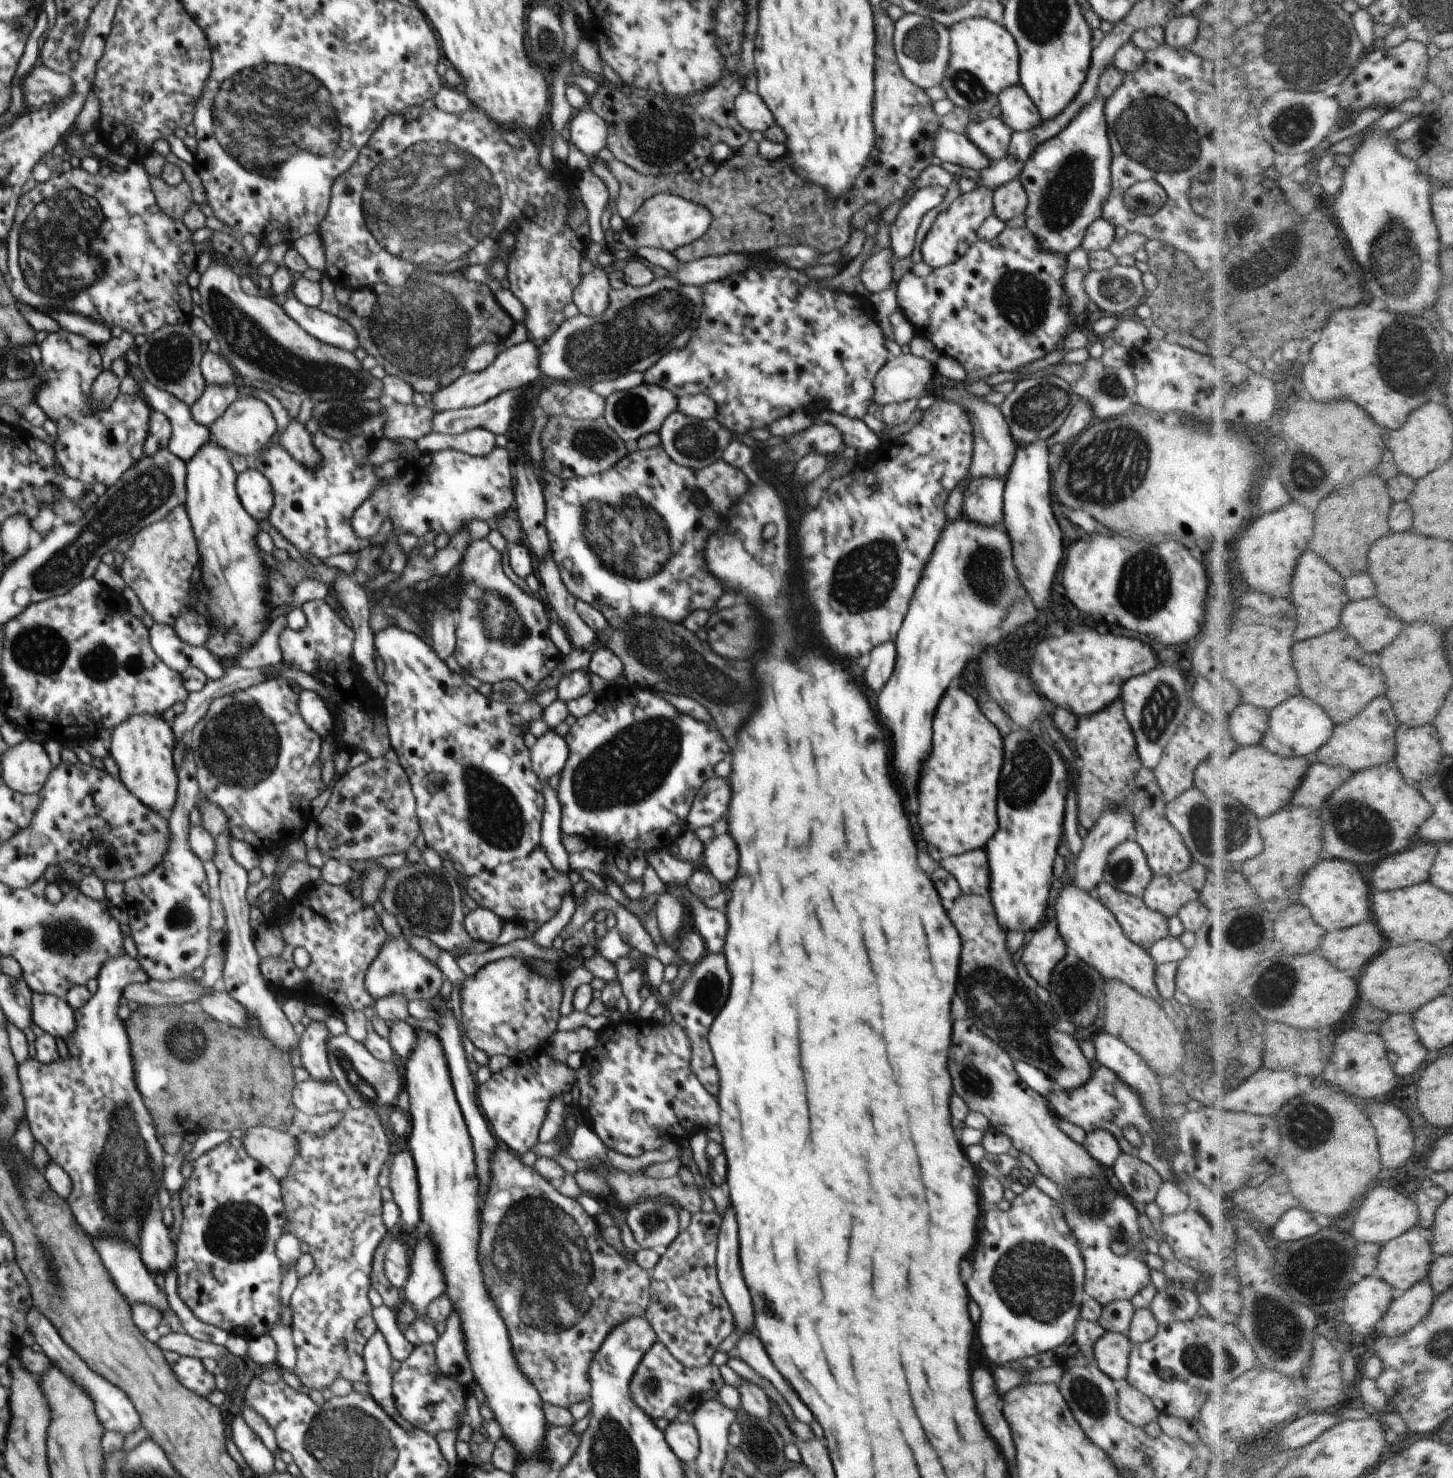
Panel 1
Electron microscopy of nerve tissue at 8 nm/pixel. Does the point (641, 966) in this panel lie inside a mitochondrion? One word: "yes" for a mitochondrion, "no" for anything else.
no

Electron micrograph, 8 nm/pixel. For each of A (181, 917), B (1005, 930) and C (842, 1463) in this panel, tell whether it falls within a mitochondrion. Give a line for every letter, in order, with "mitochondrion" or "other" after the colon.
A: mitochondrion
B: other
C: other

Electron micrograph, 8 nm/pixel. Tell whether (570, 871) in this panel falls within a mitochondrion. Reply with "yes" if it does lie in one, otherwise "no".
no

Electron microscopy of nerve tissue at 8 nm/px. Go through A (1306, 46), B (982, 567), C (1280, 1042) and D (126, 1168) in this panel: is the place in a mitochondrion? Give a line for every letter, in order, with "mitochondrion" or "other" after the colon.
A: mitochondrion
B: mitochondrion
C: other
D: mitochondrion

